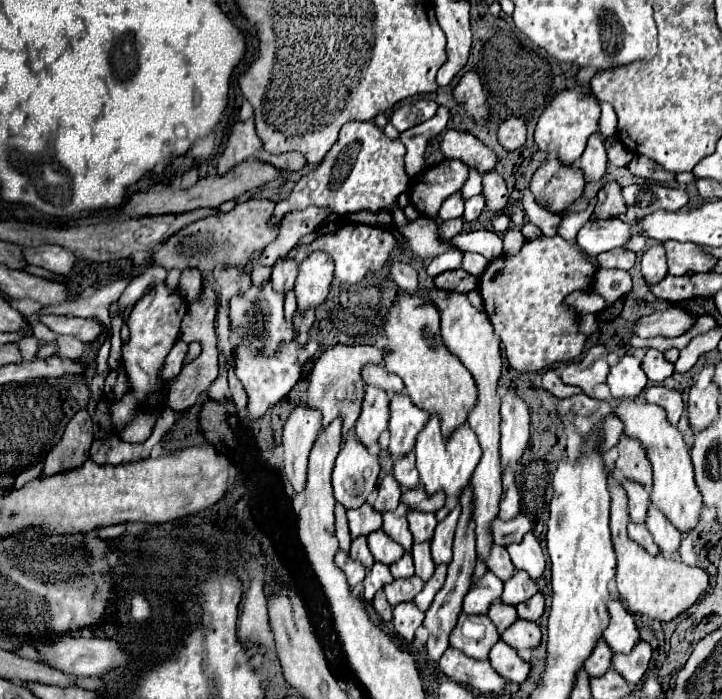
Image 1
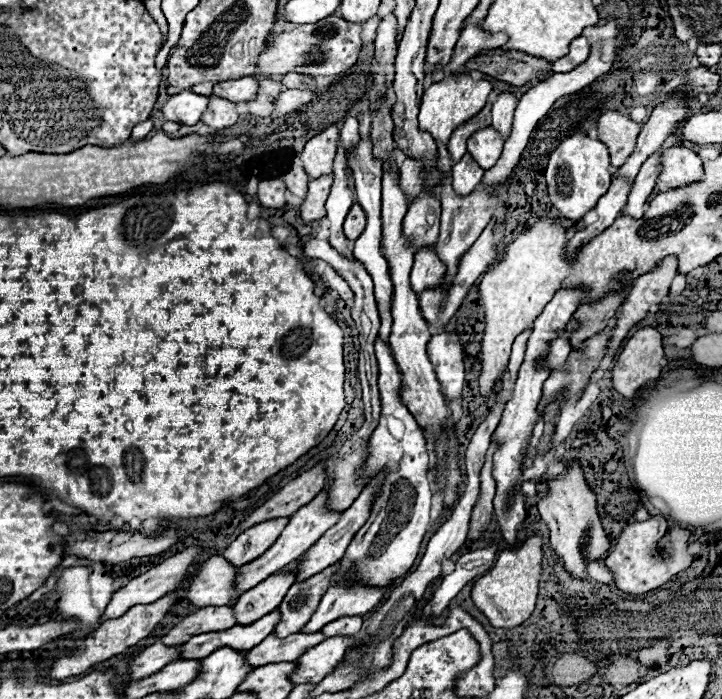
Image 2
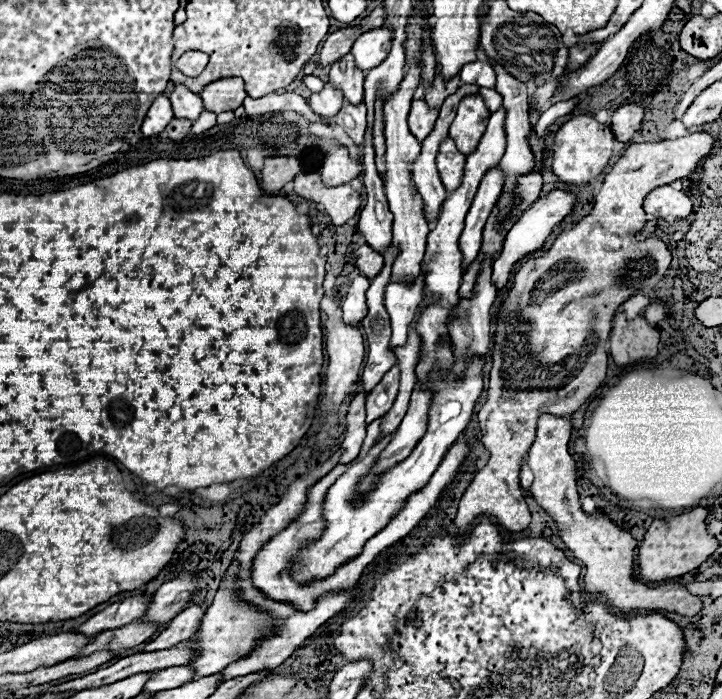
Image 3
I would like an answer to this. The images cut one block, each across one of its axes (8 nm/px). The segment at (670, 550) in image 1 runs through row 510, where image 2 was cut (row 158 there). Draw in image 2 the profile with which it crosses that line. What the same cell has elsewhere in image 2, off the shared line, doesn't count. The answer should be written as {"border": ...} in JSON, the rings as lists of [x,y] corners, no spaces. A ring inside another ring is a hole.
{"border":[[[670,136],[662,148],[658,148],[658,152],[654,152],[640,168],[634,184],[632,184],[632,190],[630,190],[630,196],[628,196],[628,204],[624,208],[622,214],[628,214],[632,218],[640,218],[644,214],[644,204],[646,204],[646,198],[652,194],[654,186],[656,186],[656,180],[658,180],[658,174],[662,172],[662,152],[666,148],[672,148],[672,146],[678,146],[680,144],[680,138],[678,136]]]}

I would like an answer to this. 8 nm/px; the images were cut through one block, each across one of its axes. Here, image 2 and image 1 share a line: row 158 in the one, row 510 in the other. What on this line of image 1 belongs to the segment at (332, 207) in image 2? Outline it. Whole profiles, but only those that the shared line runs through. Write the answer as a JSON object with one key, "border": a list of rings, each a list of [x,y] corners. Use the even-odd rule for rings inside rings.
{"border":[[[336,504],[334,514],[336,514],[336,538],[340,542],[340,550],[348,552],[352,538],[350,538],[350,528],[348,528],[348,520],[346,520],[346,508]]]}

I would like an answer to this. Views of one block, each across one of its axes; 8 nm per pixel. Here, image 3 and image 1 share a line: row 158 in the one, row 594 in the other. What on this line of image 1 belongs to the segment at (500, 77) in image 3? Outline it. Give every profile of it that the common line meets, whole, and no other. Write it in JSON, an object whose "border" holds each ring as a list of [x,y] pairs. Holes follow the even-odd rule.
{"border":[[[516,570],[516,574],[504,582],[504,592],[502,592],[502,600],[506,604],[520,604],[528,598],[532,598],[538,592],[536,582],[532,582],[532,578],[528,578],[528,574],[524,574],[524,570]]]}

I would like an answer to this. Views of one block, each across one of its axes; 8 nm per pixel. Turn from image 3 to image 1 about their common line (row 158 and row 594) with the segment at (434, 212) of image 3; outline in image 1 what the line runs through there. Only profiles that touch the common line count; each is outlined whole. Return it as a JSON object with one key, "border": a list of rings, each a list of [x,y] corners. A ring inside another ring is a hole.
{"border":[[[440,564],[440,566],[436,566],[434,576],[424,584],[422,592],[416,594],[416,598],[414,598],[414,604],[416,604],[420,610],[428,610],[428,606],[432,604],[436,592],[440,590],[440,586],[444,586],[444,578],[446,578],[446,566]]]}

